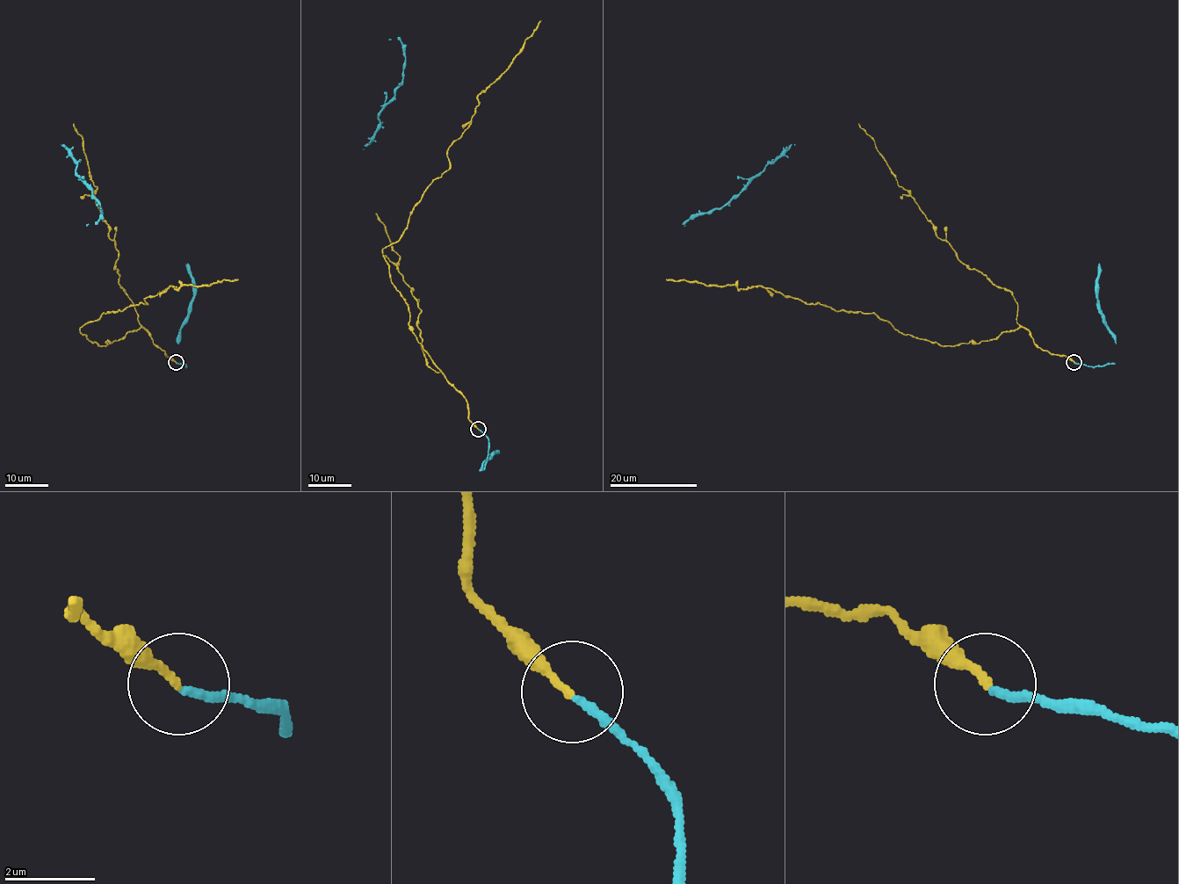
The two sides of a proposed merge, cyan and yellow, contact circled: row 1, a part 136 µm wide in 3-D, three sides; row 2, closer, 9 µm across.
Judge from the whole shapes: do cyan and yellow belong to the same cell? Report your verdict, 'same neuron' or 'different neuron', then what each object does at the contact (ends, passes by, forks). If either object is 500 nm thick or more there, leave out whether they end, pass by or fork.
same neuron; cyan ends there; yellow ends there

